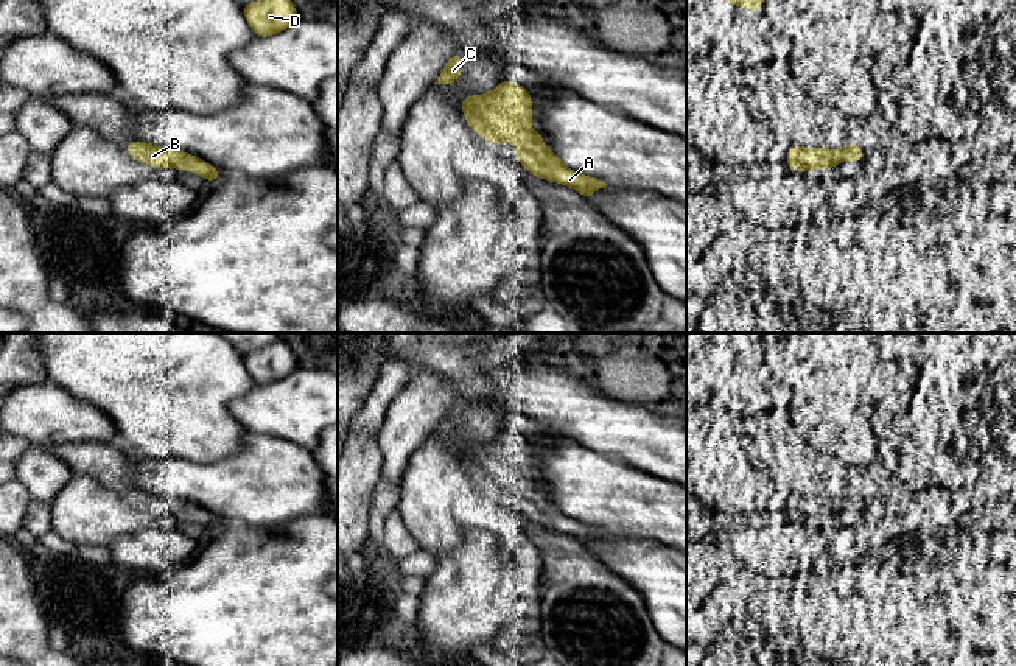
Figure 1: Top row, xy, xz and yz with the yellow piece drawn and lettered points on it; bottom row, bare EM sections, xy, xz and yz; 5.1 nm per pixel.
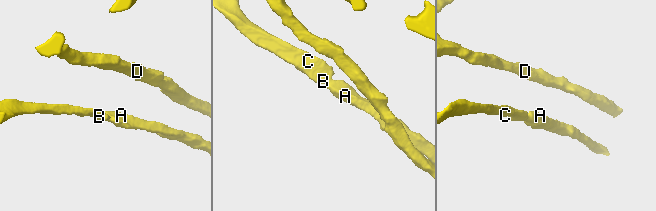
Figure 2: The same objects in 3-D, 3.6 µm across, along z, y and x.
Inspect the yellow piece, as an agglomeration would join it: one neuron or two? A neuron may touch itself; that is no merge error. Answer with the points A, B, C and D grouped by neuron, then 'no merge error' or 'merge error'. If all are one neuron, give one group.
A B C D; no merge error

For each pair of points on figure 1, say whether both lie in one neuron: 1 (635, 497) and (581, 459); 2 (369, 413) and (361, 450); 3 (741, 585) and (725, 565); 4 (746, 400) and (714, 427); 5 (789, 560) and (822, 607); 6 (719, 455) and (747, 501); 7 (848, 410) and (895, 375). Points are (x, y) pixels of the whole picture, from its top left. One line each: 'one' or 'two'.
1: one
2: two
3: two
4: two
5: two
6: one
7: two

